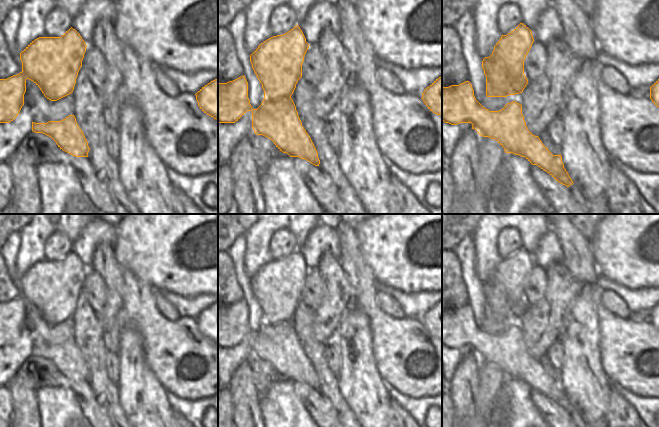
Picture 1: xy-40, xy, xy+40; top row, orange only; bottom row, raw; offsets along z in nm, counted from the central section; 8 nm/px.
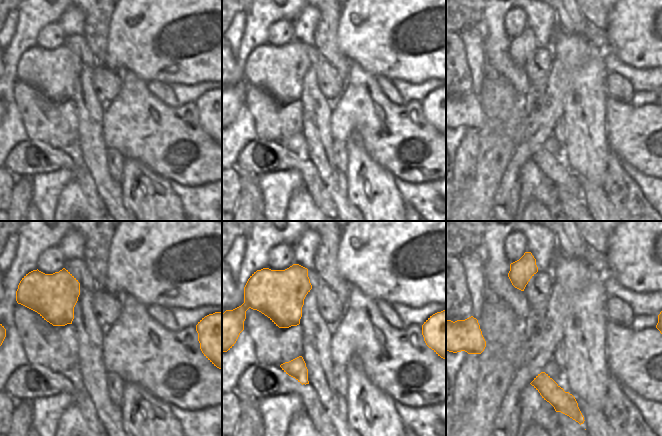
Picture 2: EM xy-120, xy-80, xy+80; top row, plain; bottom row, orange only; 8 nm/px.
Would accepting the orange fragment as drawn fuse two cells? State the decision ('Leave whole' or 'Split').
Leave whole

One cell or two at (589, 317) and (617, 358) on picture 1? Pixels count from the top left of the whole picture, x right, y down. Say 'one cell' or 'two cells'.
two cells

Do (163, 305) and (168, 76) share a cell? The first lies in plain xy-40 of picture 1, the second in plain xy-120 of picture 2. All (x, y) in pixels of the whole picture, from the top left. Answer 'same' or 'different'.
different

